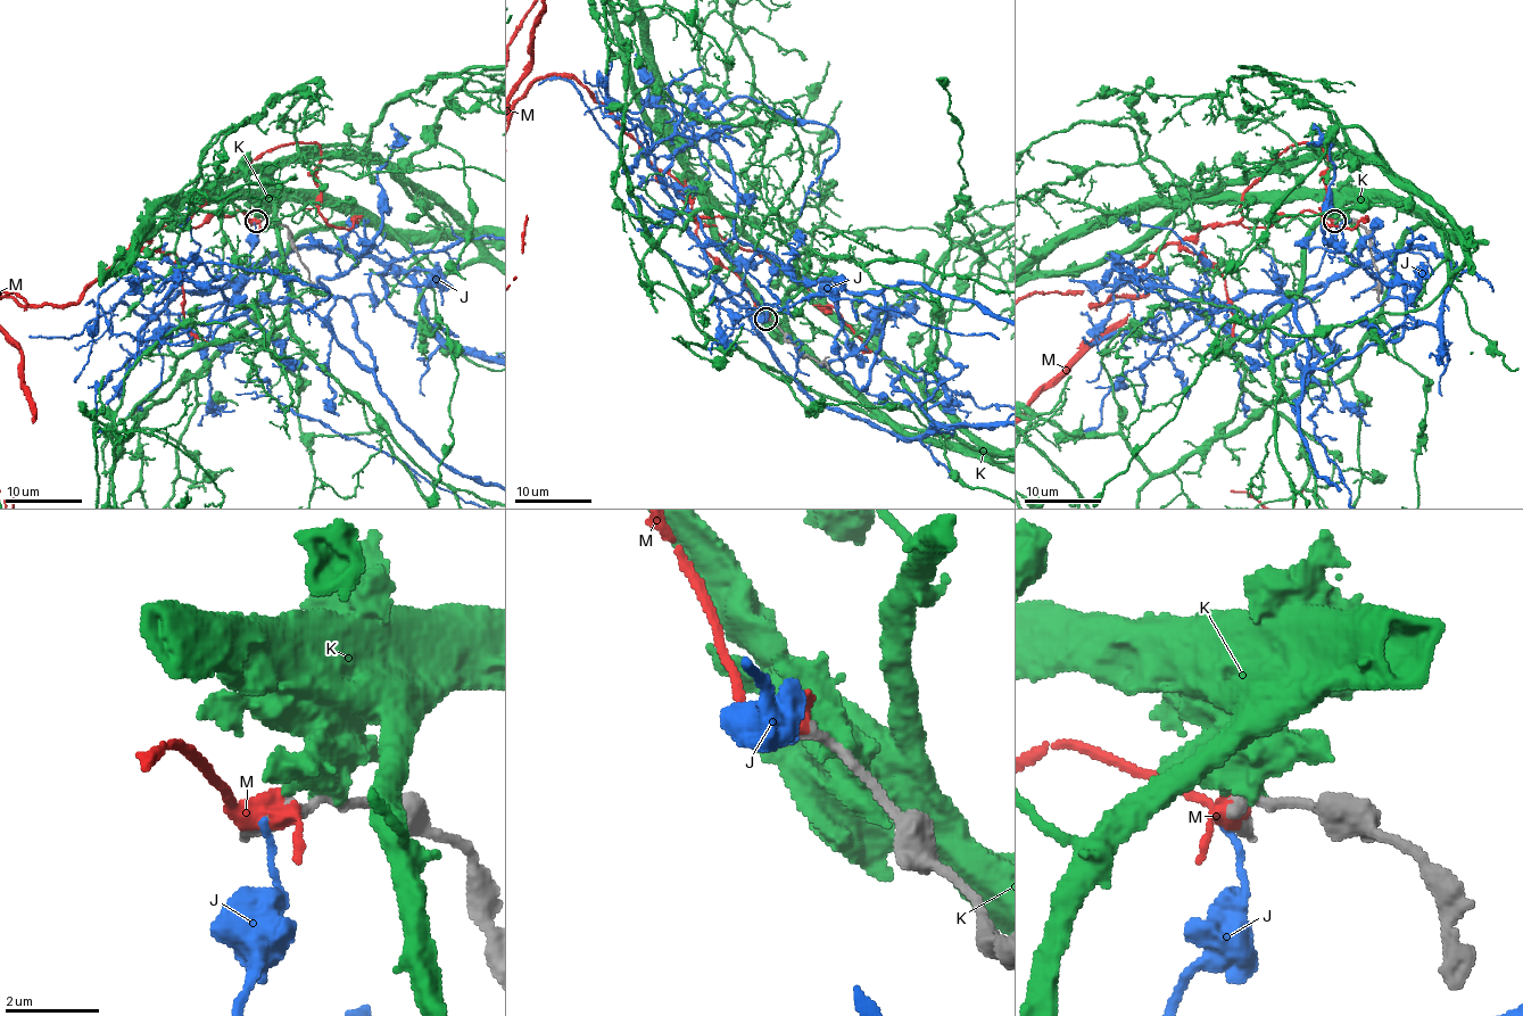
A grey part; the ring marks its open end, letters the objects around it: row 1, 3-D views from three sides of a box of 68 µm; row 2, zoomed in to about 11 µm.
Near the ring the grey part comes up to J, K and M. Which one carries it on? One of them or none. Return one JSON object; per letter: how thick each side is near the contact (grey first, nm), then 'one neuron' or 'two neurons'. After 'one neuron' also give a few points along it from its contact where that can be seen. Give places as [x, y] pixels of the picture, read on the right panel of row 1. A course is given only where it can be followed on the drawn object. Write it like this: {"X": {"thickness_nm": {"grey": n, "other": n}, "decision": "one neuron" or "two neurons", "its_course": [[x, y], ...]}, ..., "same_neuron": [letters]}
{"J": {"thickness_nm": {"grey": 400, "other": 140}, "decision": "two neurons"}, "K": {"thickness_nm": {"grey": 240, "other": 700}, "decision": "two neurons"}, "M": {"thickness_nm": {"grey": 420, "other": 480}, "decision": "one neuron"}, "same_neuron": ["M"]}

